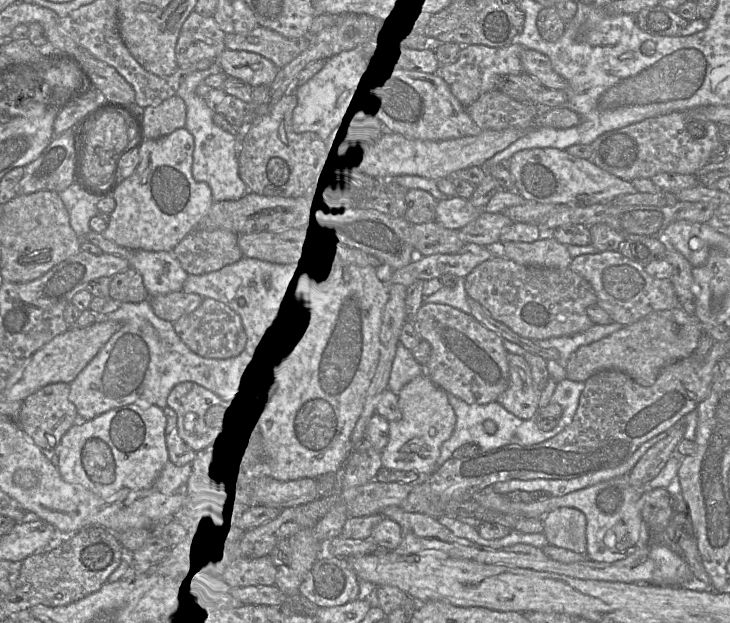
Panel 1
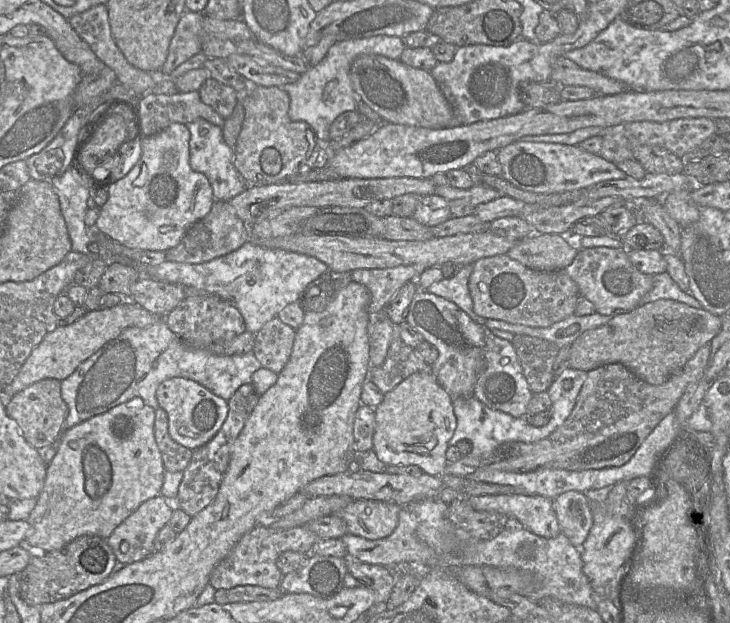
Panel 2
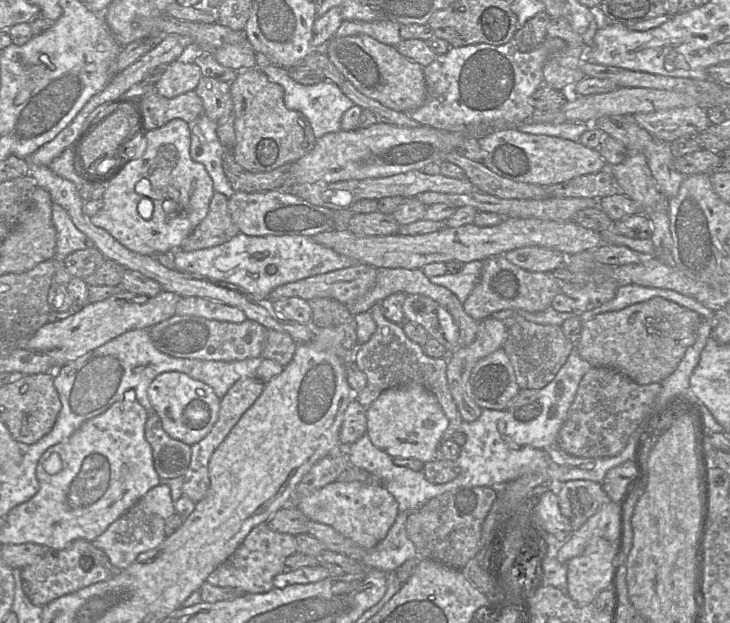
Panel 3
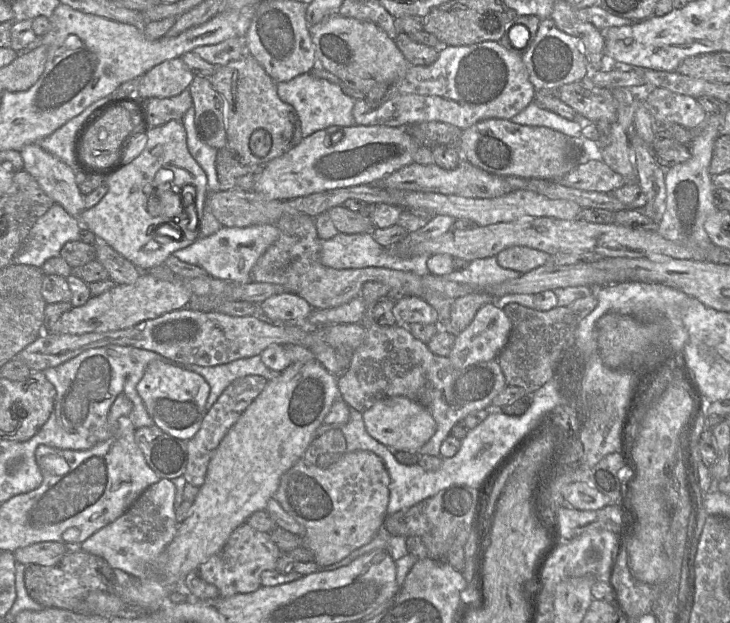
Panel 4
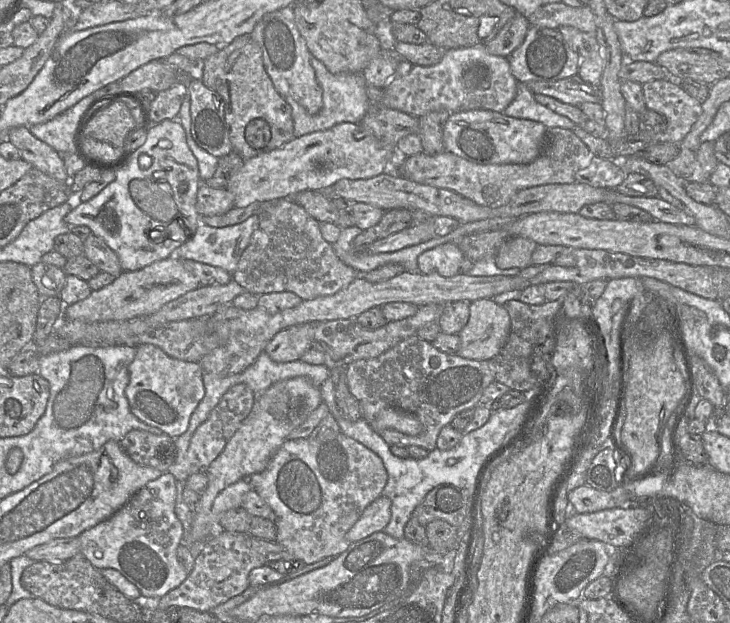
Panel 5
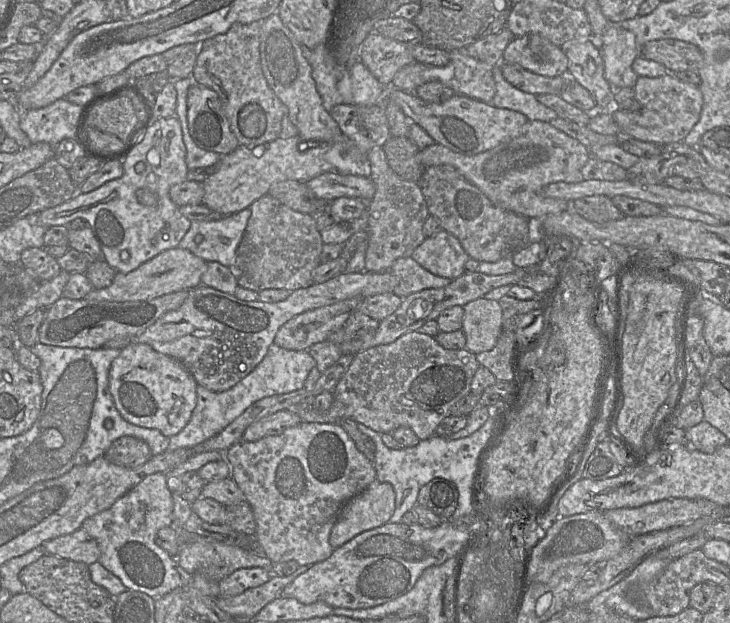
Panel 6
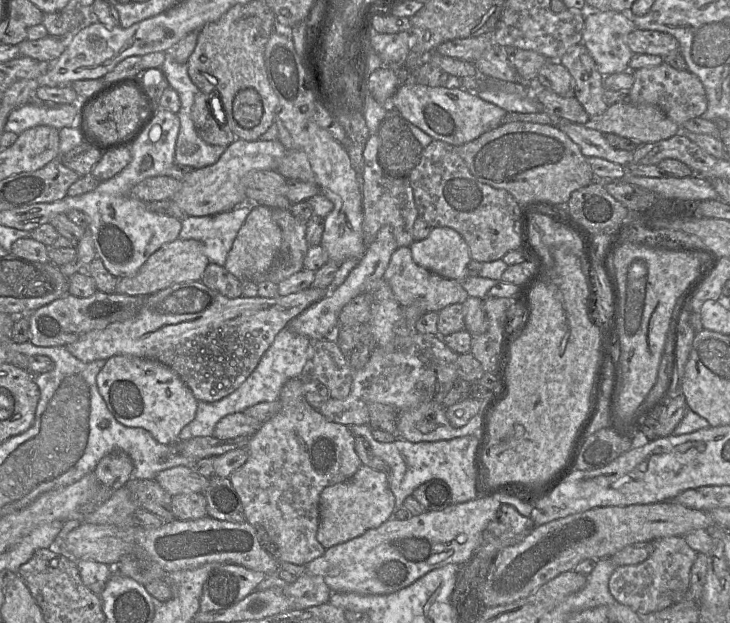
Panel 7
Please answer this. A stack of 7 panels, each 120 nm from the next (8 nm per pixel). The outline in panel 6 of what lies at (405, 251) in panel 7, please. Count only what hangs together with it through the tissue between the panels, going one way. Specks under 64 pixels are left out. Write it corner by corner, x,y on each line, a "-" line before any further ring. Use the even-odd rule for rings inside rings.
412,257
397,259
389,269
389,272
399,278
399,283
392,293
401,298
406,298
425,289
446,287
452,281
430,273

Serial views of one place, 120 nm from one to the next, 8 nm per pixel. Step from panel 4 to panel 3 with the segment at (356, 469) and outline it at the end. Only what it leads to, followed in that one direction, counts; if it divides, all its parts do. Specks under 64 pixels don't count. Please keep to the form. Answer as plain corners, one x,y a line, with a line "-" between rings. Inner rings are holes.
334,481
302,497
296,507
310,521
333,527
343,536
365,549
375,547
383,540
398,514
398,502
381,483

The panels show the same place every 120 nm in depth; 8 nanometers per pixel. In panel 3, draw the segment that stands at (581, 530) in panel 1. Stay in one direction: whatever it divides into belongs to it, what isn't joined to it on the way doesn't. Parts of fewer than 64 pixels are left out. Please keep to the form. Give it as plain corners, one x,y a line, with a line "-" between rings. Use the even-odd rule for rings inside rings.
590,480
565,482
557,496
560,511
569,520
573,531
580,529
608,500
608,495
601,484

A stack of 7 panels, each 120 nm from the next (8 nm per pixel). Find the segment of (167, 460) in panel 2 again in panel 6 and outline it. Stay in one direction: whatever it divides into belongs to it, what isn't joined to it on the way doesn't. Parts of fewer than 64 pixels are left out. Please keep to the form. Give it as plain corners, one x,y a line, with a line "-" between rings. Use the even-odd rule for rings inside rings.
123,436
111,444
103,457
117,466
137,468
145,464
152,454
144,441
133,436

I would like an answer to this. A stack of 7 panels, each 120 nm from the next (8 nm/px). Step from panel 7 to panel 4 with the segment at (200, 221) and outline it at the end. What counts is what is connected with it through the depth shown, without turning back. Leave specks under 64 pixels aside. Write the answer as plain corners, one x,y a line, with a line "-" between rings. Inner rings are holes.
259,224
248,227
222,226
214,234
199,237
188,247
176,250
173,255
181,261
202,267
214,278
246,284
251,282
250,271
258,258
278,237
279,229
274,224

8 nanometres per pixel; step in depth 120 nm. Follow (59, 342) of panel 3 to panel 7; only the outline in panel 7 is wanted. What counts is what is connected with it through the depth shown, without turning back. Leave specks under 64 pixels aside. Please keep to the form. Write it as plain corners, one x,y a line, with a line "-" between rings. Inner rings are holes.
176,239
163,244
155,251
138,271
129,277
118,279
115,287
117,294
129,296
148,296
174,284
199,281
209,260
204,254
202,244
194,239

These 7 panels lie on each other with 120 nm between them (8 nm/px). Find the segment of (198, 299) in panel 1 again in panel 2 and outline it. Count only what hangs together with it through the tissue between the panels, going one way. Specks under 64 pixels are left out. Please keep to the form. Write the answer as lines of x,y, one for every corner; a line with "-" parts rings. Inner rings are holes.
142,276
132,285
129,299
147,311
165,319
186,297
184,287
180,284

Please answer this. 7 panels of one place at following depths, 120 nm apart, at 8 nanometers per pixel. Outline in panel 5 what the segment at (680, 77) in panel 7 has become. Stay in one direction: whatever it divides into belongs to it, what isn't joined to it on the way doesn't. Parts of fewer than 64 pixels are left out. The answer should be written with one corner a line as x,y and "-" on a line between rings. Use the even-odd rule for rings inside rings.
659,79
642,84
645,104
664,117
666,129
656,133
656,142
680,145
702,112
701,103
682,86

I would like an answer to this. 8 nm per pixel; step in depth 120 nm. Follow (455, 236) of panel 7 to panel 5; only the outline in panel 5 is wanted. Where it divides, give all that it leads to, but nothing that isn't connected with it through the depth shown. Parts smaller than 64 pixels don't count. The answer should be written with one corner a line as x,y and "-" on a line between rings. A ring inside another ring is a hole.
446,242
420,254
418,271
452,277
461,273
460,265
464,258
465,255
456,243

